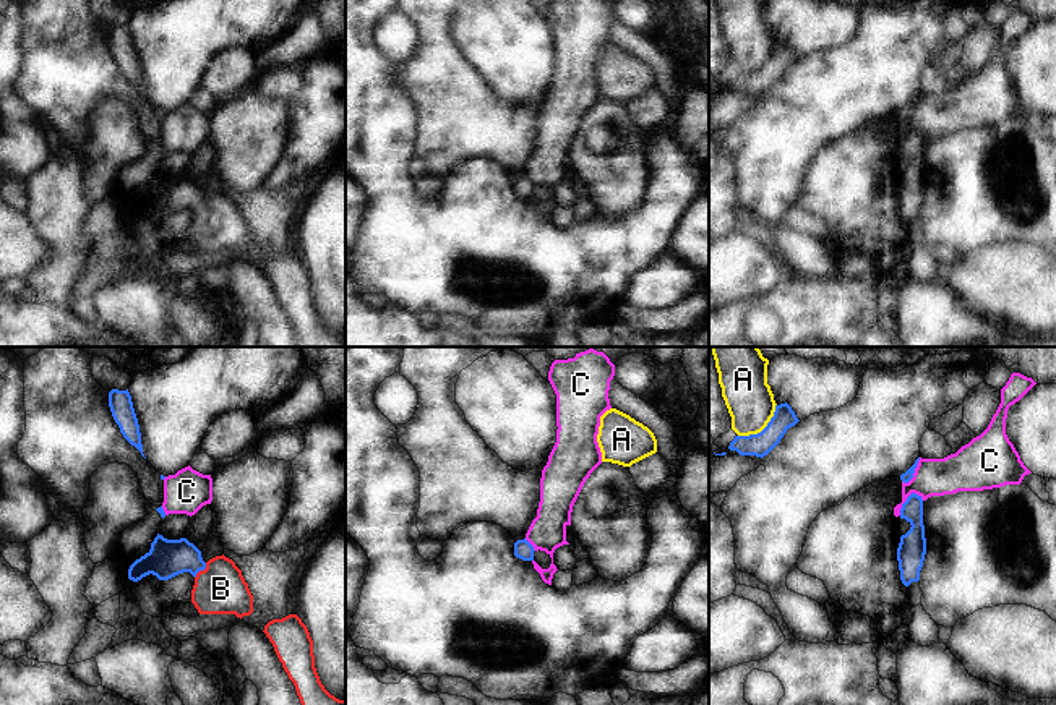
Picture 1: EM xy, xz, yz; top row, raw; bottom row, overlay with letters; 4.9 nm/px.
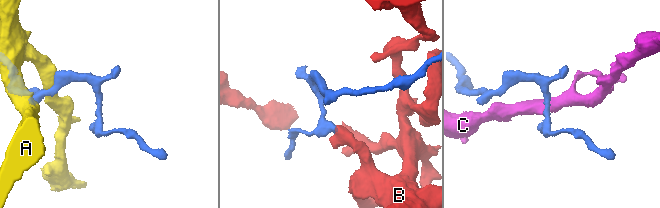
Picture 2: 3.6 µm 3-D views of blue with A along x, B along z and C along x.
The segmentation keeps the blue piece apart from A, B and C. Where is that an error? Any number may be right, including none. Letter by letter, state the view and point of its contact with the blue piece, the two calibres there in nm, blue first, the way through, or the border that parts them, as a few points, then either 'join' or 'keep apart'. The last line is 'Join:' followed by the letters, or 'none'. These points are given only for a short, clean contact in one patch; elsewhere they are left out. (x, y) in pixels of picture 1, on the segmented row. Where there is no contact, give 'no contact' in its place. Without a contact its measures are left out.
A: yz (764, 428) | 120/240 nm | along yz (776, 404), (774, 415), (759, 431), (738, 436) | keep apart
B: xy (201, 569) | 190/260 nm | across xy (167, 558), (187, 558), (201, 569), (221, 589) | join
C: yz (907, 499) | 140/190 nm | along yz (922, 496), (912, 493), (899, 514) | keep apart
Join: B

